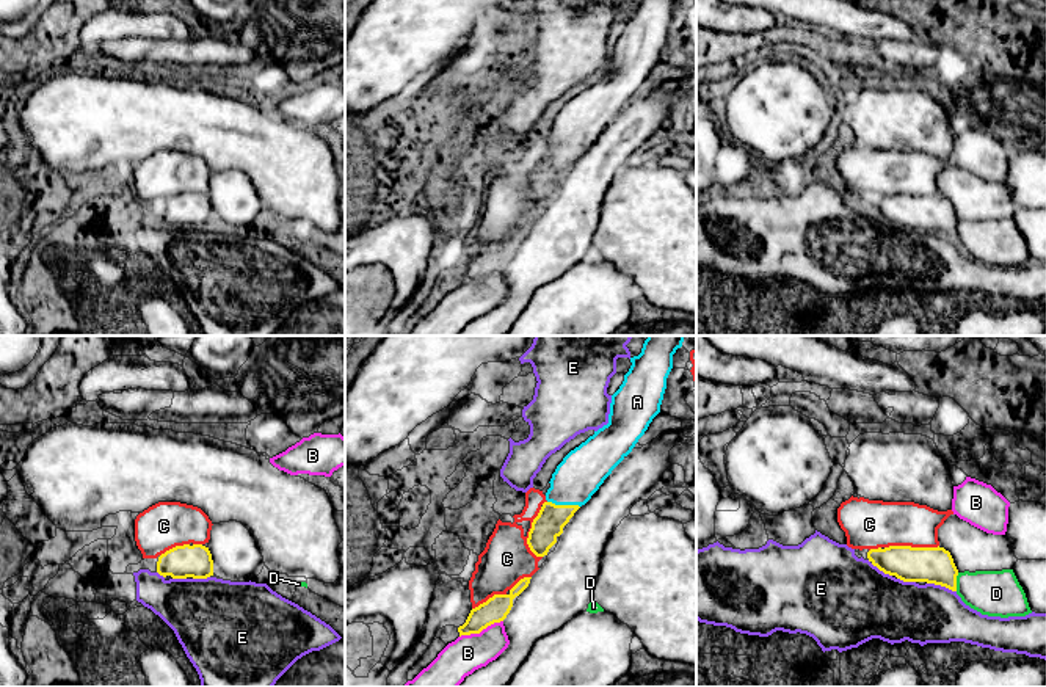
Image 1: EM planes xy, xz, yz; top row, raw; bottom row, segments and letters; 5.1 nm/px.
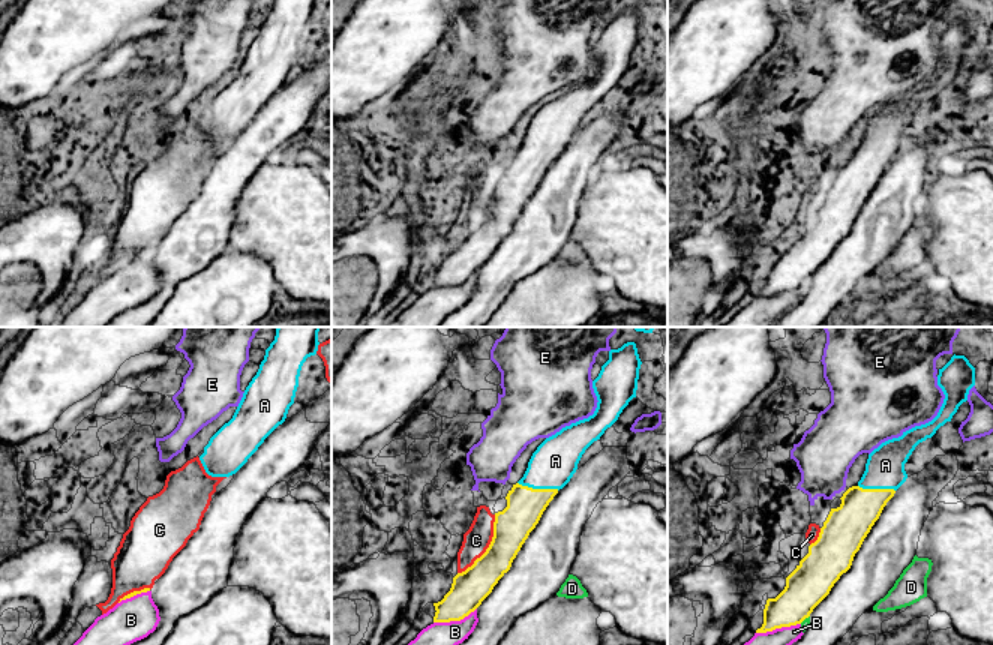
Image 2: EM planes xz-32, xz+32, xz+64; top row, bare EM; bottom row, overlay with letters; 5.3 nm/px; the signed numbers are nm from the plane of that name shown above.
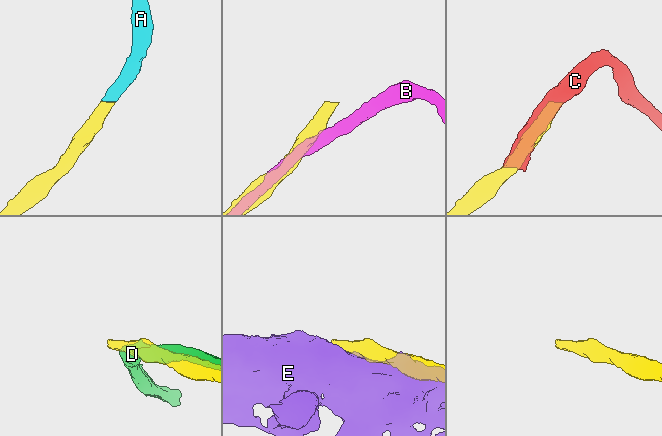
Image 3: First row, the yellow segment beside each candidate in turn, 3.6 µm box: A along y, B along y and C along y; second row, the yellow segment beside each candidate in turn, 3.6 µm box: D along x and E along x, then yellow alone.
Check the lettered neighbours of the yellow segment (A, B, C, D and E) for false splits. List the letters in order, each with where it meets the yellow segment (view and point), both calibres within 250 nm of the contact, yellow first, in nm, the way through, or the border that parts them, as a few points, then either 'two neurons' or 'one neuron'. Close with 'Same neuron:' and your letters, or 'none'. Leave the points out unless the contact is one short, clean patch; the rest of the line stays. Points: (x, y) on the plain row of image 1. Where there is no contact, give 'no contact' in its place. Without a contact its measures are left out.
A: xz (563, 154) | 150/240 nm | one neuron
B: xz (480, 279) | 130/190 nm | two neurons
C: xz (529, 181) | 150/260 nm | two neurons
D: yz (955, 231) | 190/240 nm | two neurons
E: yz (941, 234) | 190/300 nm | two neurons
Same neuron: A

